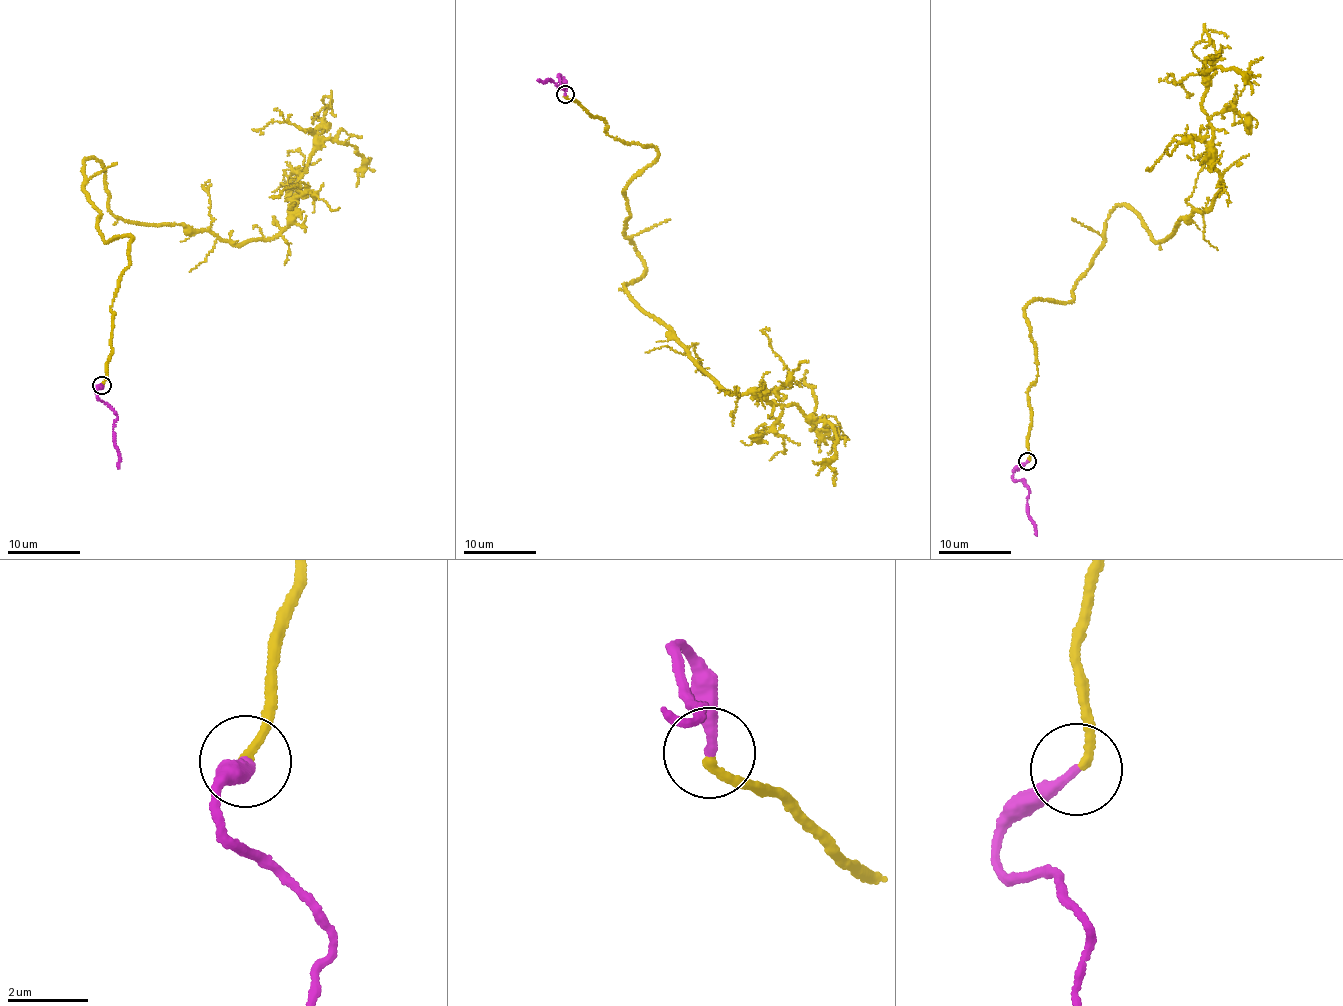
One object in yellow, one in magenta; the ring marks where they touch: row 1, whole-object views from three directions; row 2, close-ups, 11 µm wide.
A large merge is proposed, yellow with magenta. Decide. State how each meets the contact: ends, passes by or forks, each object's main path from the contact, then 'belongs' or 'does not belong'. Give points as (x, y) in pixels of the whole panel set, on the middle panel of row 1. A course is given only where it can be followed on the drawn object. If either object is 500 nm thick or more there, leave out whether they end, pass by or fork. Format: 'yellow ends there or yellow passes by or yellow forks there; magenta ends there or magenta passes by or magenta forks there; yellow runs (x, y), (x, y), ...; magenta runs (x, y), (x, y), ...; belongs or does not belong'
yellow ends there; magenta ends there; yellow runs (564, 95), (656, 149), (623, 192), (645, 270), (627, 296), (722, 386), (813, 419), (805, 384), (767, 392); magenta runs (564, 94), (559, 75), (563, 88), (548, 78), (543, 82), (537, 80); belongs

